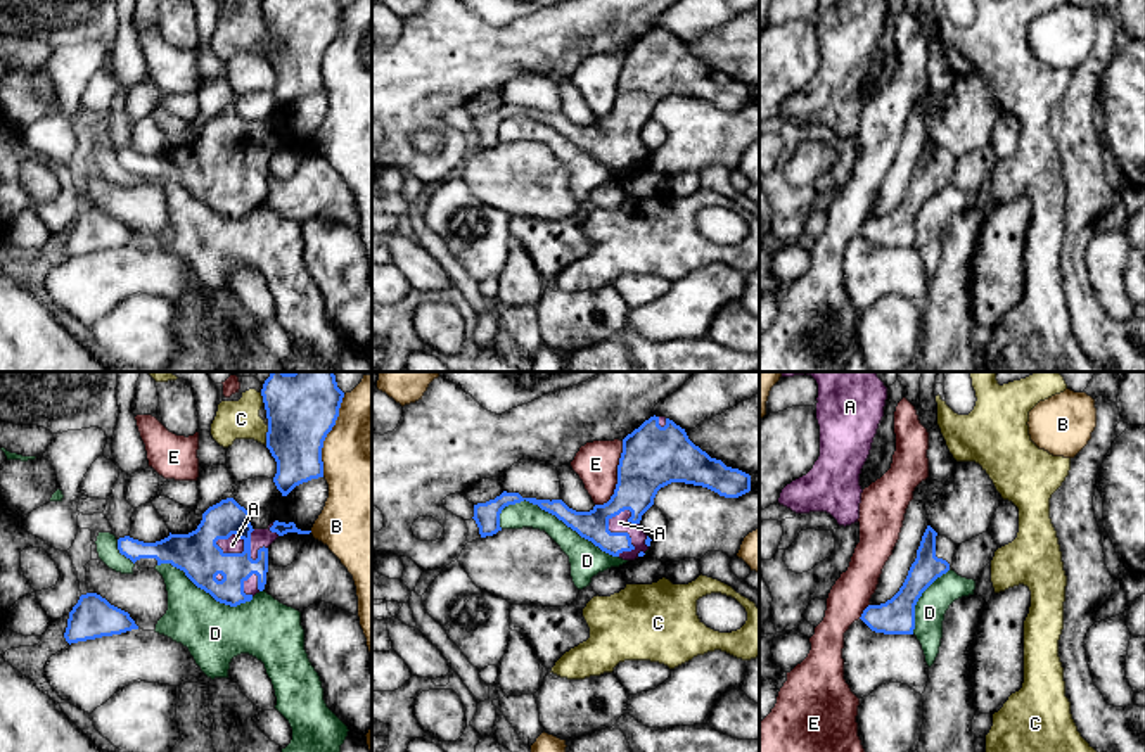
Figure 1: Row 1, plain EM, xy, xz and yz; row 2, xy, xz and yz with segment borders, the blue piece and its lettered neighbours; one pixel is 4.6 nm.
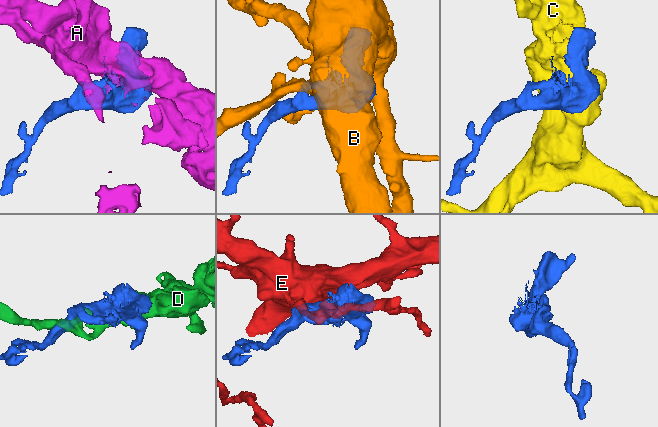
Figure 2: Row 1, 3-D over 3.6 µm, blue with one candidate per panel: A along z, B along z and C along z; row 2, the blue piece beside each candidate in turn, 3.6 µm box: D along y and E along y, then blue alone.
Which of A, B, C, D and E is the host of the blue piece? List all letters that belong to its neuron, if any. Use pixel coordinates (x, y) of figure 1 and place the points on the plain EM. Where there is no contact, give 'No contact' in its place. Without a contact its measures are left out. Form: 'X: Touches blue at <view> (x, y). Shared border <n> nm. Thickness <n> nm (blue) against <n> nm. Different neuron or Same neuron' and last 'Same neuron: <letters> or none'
A: Touches blue at xz (620, 146). Shared border 220 nm. Thickness 190 nm (blue) against 80 nm. Same neuron
B: Touches blue at xy (326, 49). Shared border 400 nm. Thickness 300 nm (blue) against 440 nm. Different neuron
C: Touches blue at xy (267, 49). Shared border 100 nm. Thickness 300 nm (blue) against 180 nm. Different neuron
D: Touches blue at xz (559, 132). Shared border 600 nm. Thickness 140 nm (blue) against 160 nm. Different neuron
E: Touches blue at xz (618, 90). Shared border 340 nm. Thickness 300 nm (blue) against 200 nm. Different neuron
Same neuron: A

